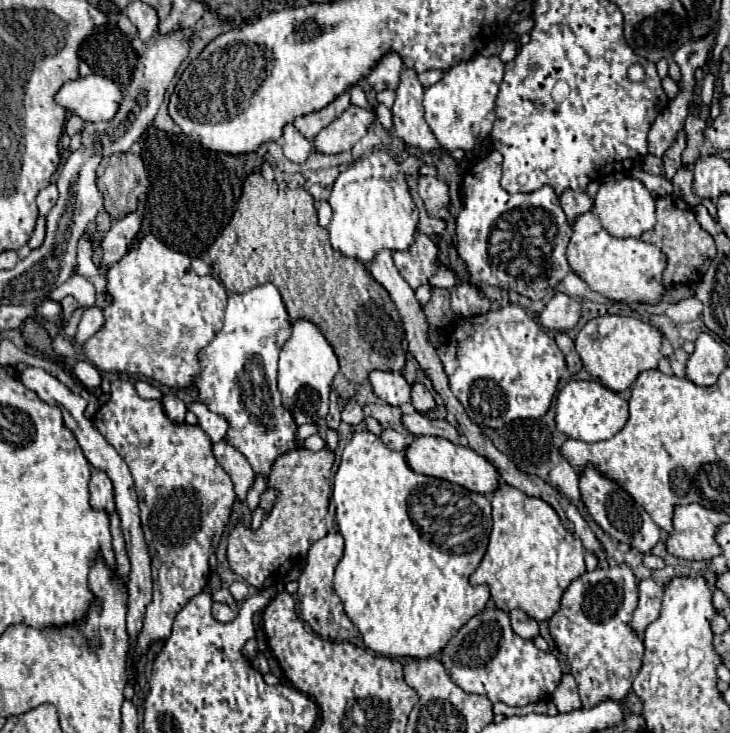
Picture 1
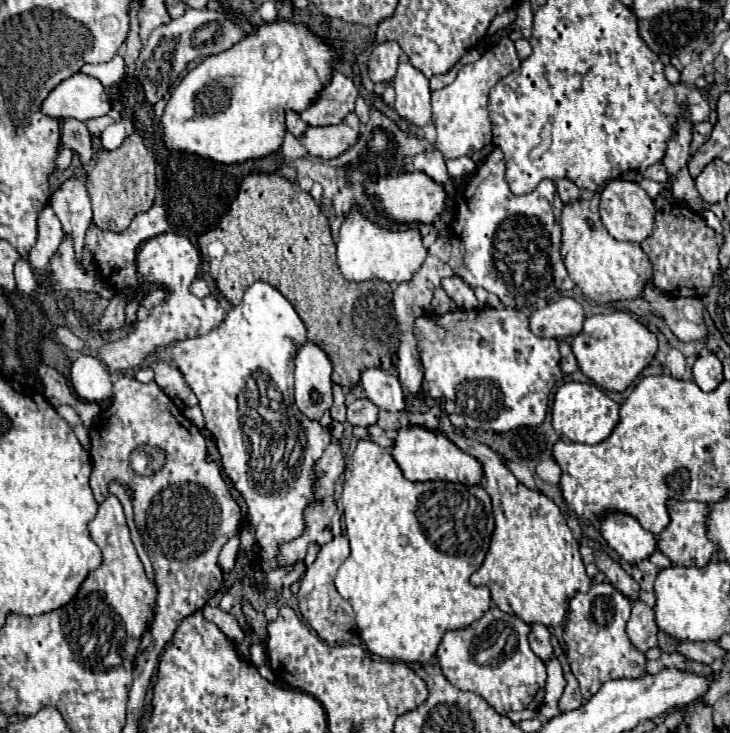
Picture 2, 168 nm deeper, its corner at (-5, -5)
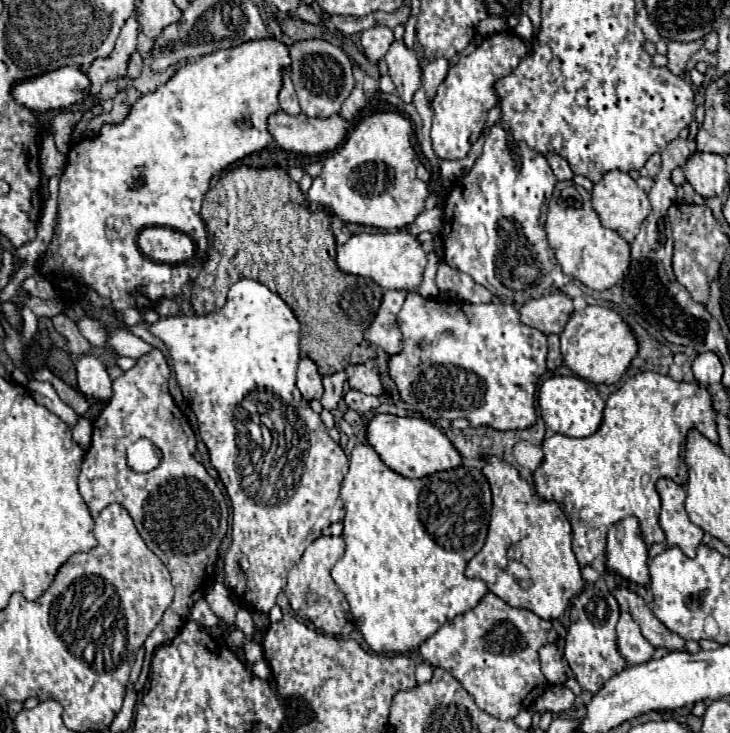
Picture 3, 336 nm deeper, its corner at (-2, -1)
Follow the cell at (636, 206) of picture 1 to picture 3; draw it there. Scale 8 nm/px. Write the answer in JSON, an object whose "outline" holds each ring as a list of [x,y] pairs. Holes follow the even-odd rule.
{"outline":[[[608,171],[594,185],[594,189],[592,189],[592,205],[594,205],[594,211],[598,213],[602,225],[616,231],[628,243],[634,241],[636,233],[640,231],[640,225],[644,223],[644,219],[652,211],[648,195],[636,185],[636,181],[628,173],[622,173],[622,171]]]}

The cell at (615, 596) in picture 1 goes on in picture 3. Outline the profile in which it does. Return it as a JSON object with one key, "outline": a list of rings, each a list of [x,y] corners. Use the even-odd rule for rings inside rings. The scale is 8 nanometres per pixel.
{"outline":[[[588,585],[582,593],[576,595],[570,609],[570,629],[566,635],[564,657],[580,683],[582,691],[596,693],[616,671],[628,667],[628,661],[620,655],[616,643],[616,623],[620,617],[618,601],[610,591],[602,591],[594,585]]]}

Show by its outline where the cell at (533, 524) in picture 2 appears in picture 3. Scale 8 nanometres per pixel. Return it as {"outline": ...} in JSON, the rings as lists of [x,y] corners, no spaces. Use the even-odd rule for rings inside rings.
{"outline":[[[484,455],[482,461],[482,473],[492,489],[492,515],[486,543],[470,559],[466,575],[482,579],[488,591],[510,607],[528,609],[548,621],[558,619],[584,589],[580,565],[572,551],[570,521],[556,501],[538,497],[510,463],[496,455]]]}

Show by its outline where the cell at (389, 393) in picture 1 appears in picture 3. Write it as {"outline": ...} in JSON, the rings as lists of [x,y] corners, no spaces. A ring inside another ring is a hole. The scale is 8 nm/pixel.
{"outline":[[[354,365],[352,373],[348,377],[348,383],[352,389],[362,391],[366,395],[374,395],[380,397],[384,393],[382,381],[380,381],[380,373],[374,371],[370,365]]]}

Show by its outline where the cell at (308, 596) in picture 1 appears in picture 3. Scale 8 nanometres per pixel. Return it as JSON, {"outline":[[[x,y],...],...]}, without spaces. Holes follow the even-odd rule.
{"outline":[[[342,537],[316,539],[304,551],[300,563],[296,563],[296,567],[292,567],[292,571],[288,573],[288,585],[286,585],[284,593],[288,595],[290,607],[298,617],[312,621],[316,625],[316,629],[324,631],[326,635],[348,637],[350,631],[354,629],[354,619],[350,615],[344,593],[336,587],[336,583],[330,577],[330,569],[342,557],[342,553],[344,553],[344,539]]]}

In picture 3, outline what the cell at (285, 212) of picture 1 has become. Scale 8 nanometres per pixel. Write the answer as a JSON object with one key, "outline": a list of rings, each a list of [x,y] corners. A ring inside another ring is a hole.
{"outline":[[[236,167],[232,171],[228,171],[218,183],[216,187],[212,187],[206,195],[204,195],[204,201],[202,201],[202,219],[208,227],[208,255],[202,263],[202,271],[198,273],[198,277],[194,279],[194,285],[192,285],[192,305],[196,309],[196,313],[212,313],[212,311],[218,311],[220,307],[224,307],[226,303],[226,295],[228,295],[228,289],[238,281],[238,277],[252,277],[260,283],[264,283],[266,287],[270,287],[272,291],[276,291],[288,305],[290,309],[294,311],[294,315],[298,317],[300,325],[302,325],[302,333],[300,333],[300,351],[304,357],[310,357],[316,365],[318,365],[318,371],[320,375],[332,375],[336,371],[344,371],[346,367],[350,365],[358,365],[358,363],[366,363],[368,359],[376,359],[376,351],[370,347],[370,343],[364,339],[364,331],[372,325],[378,309],[380,309],[380,303],[382,303],[382,289],[376,281],[372,279],[364,279],[364,277],[356,277],[356,275],[346,275],[342,273],[336,263],[334,263],[334,233],[330,229],[330,215],[318,207],[318,205],[312,205],[306,201],[304,193],[300,191],[298,183],[292,181],[288,177],[288,173],[280,167],[270,167],[270,169],[250,169],[250,167]]]}

